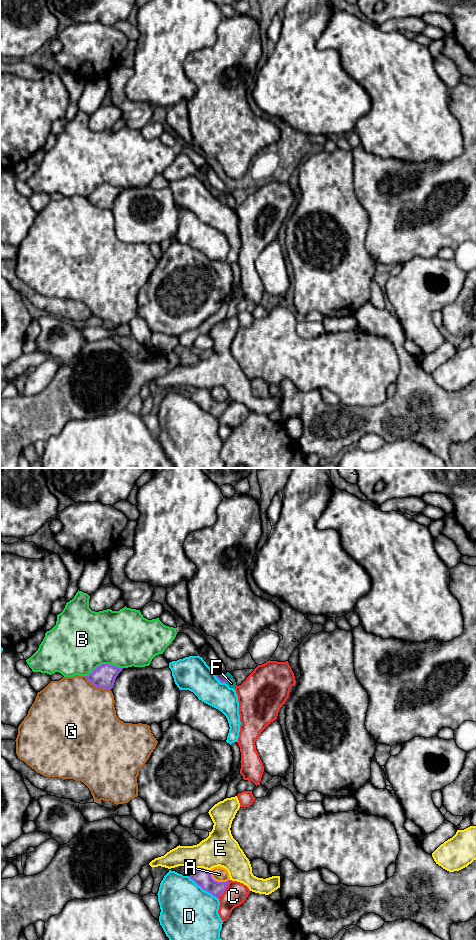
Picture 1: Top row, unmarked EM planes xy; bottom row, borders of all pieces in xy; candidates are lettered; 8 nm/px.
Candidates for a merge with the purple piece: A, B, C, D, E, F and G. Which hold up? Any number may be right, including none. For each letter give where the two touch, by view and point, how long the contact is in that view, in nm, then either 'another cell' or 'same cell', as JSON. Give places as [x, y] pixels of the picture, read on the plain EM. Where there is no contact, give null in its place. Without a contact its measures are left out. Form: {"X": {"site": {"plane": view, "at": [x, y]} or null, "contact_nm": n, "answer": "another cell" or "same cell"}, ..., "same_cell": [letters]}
{"A": {"site": {"plane": "xy", "at": [216, 401]}, "contact_nm": 180, "answer": "another cell"}, "B": {"site": {"plane": "xy", "at": [104, 184]}, "contact_nm": 300, "answer": "another cell"}, "C": {"site": {"plane": "xy", "at": [225, 409]}, "contact_nm": 180, "answer": "another cell"}, "D": {"site": {"plane": "xy", "at": [203, 409]}, "contact_nm": 300, "answer": "another cell"}, "E": {"site": {"plane": "xy", "at": [202, 388]}, "contact_nm": 120, "answer": "another cell"}, "F": {"site": {"plane": "xy", "at": [226, 198]}, "contact_nm": 70, "answer": "same cell"}, "G": {"site": {"plane": "xy", "at": [98, 206]}, "contact_nm": 240, "answer": "another cell"}, "same_cell": ["F"]}

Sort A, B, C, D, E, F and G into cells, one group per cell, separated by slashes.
A / B / C / D / E / F / G

